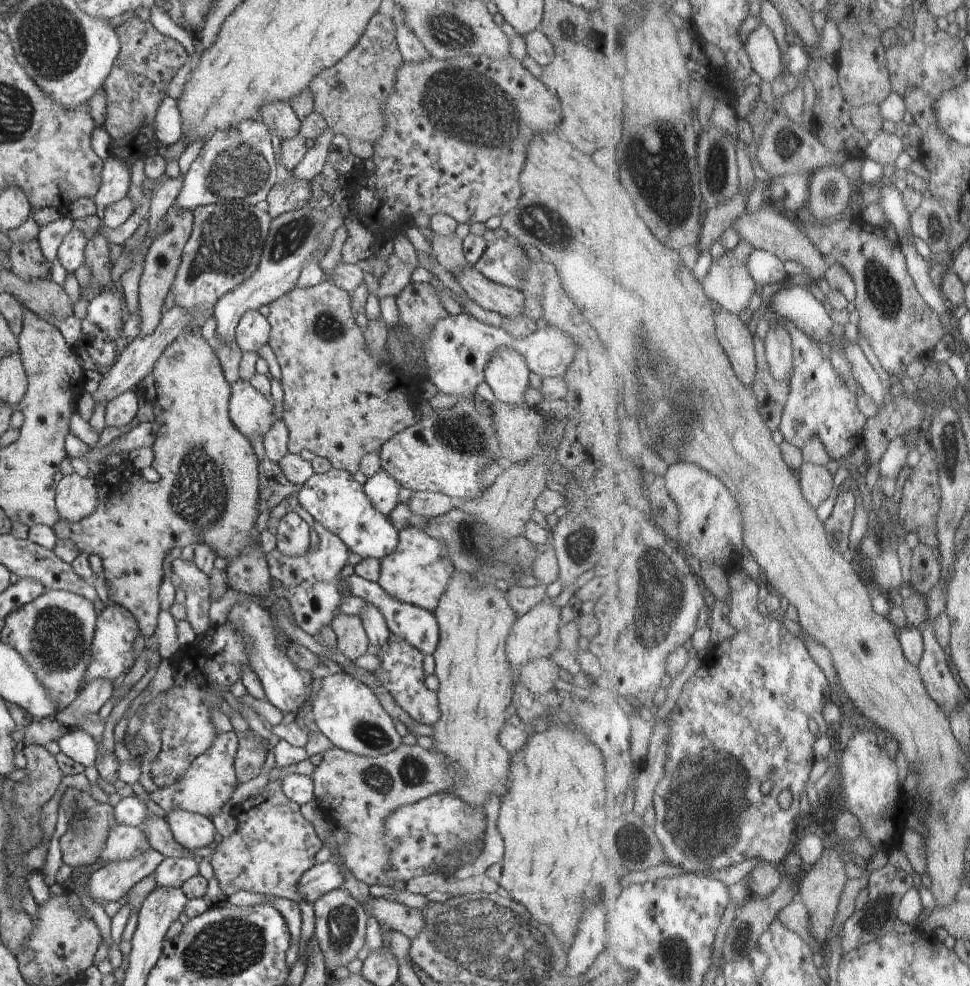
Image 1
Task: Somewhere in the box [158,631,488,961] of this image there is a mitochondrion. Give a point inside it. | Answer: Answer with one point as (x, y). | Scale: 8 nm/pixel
(413, 772)

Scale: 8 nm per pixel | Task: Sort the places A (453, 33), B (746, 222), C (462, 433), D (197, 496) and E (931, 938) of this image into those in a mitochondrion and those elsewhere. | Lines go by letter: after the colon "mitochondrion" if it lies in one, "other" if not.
A: mitochondrion
B: other
C: mitochondrion
D: mitochondrion
E: other

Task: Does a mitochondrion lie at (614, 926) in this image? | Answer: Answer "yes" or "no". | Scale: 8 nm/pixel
no

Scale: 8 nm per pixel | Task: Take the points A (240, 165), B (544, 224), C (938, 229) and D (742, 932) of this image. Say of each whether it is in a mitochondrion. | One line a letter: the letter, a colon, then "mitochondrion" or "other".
A: mitochondrion
B: mitochondrion
C: mitochondrion
D: mitochondrion

